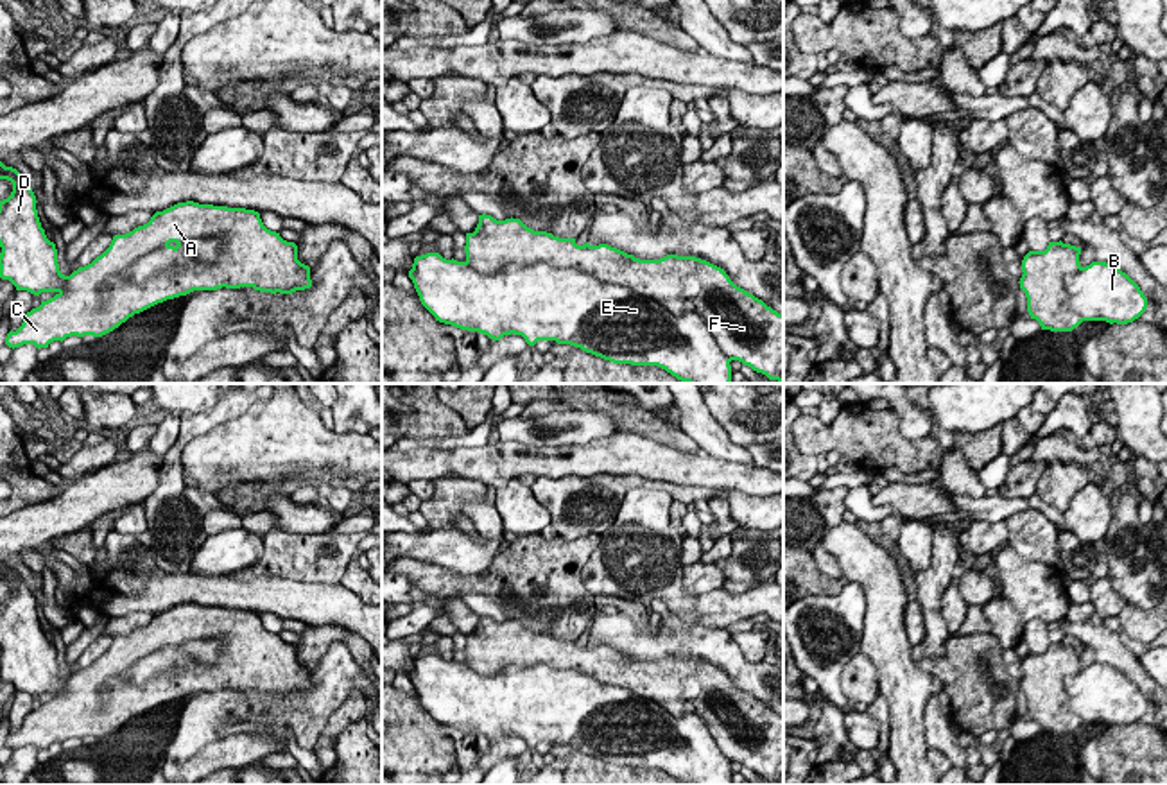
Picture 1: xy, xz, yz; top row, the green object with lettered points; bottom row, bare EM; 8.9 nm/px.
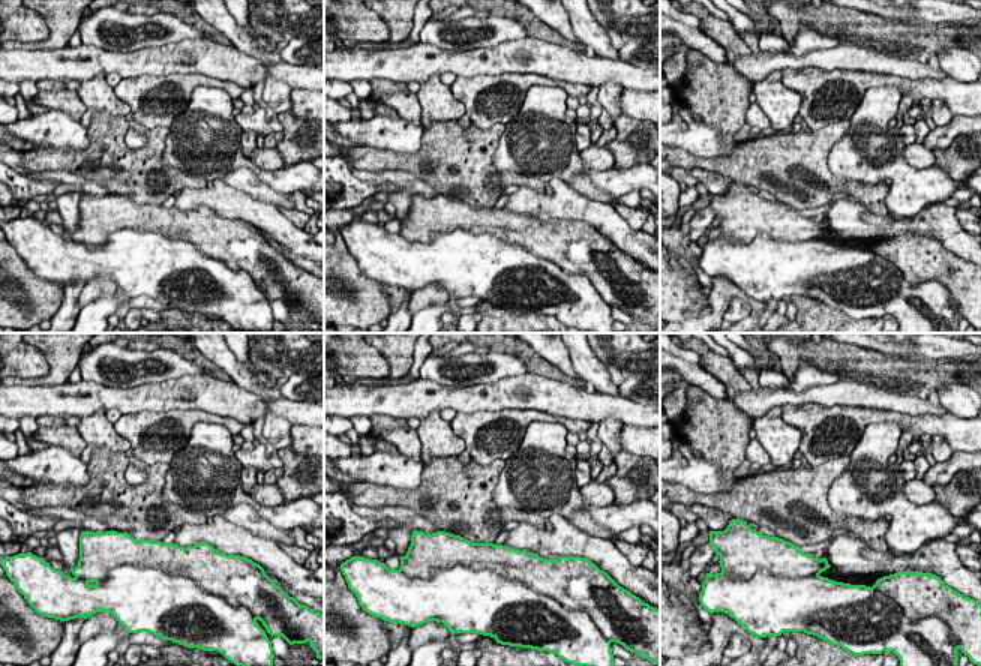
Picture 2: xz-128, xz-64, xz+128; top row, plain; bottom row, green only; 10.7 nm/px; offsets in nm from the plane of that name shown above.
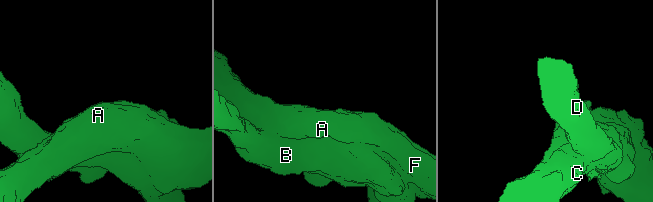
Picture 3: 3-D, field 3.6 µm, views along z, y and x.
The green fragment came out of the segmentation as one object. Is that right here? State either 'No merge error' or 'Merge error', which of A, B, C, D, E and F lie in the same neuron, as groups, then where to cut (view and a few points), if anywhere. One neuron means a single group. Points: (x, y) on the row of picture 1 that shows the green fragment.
Merge error. Groups: A C F / B D E. Split along xz (465, 262), (579, 267), (696, 312), (730, 361)

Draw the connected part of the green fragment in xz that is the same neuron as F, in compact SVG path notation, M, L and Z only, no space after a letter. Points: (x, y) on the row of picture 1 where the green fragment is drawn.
M486 213L479 215L475 231L466 233L464 251L466 263L480 274L513 263L574 267L653 298L678 317L697 314L730 360L783 382L783 314L737 287L724 269L706 260L678 254L640 260L608 244L577 246L575 238L534 231L520 219L497 220Z

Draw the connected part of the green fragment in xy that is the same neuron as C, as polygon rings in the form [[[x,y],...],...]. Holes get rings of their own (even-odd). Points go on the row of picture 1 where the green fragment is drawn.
[[[194,201],[177,203],[163,211],[156,211],[147,224],[125,235],[115,235],[100,256],[68,276],[66,287],[59,294],[27,312],[22,326],[7,333],[5,344],[13,349],[23,344],[34,344],[39,349],[48,348],[54,341],[63,342],[72,335],[102,337],[134,314],[158,303],[186,296],[194,290],[217,290],[222,287],[253,287],[260,292],[292,294],[312,287],[310,267],[298,260],[298,246],[283,240],[280,233],[267,229],[260,213],[255,210],[199,204]],[[210,237],[226,240],[220,254],[212,263],[186,262],[177,274],[160,272],[143,285],[120,276],[142,256],[170,242],[181,246],[192,238]]]

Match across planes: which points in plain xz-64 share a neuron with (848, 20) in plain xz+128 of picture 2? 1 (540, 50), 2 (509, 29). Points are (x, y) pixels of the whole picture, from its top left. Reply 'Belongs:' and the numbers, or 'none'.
Belongs: none

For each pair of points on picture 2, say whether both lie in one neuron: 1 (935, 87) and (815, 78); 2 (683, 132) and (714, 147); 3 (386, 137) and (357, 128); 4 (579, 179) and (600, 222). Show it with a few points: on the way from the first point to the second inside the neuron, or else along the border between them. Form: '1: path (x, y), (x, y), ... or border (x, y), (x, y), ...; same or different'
1: path (905, 86), (897, 81), (845, 78); same
2: path (690, 138), (707, 143); same
3: path (378, 132), (365, 132); same
4: border (566, 183), (590, 198), (608, 201), (612, 206); different

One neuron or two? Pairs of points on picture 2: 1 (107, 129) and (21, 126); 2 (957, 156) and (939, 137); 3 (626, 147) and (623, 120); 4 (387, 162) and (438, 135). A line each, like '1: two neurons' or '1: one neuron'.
1: two neurons
2: two neurons
3: one neuron
4: one neuron

